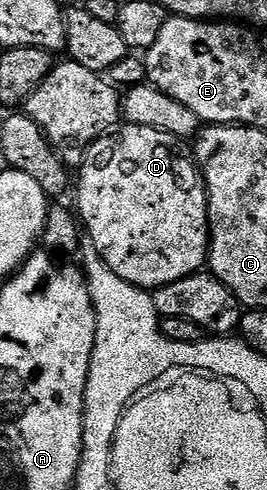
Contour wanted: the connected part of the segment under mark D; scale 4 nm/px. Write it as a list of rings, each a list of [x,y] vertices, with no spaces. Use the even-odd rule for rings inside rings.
[[[130,124],[122,127],[116,134],[106,134],[100,140],[85,151],[85,159],[79,165],[81,177],[76,177],[75,192],[77,188],[77,208],[76,215],[83,225],[84,235],[89,235],[92,251],[101,257],[119,278],[131,282],[136,288],[146,290],[156,290],[167,286],[171,282],[179,282],[179,278],[198,275],[206,267],[209,258],[209,195],[205,193],[205,177],[194,157],[185,153],[186,141],[180,136],[172,136],[166,132],[160,132],[147,126]]]

